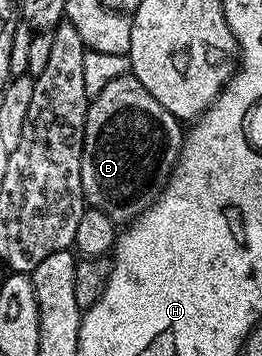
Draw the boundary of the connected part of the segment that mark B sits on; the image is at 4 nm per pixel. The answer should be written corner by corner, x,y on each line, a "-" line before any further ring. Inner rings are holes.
126,74
111,78
97,96
89,101
89,109
85,115
85,137
83,138
83,154
81,155
81,185
88,203
104,212
116,213
116,208
125,208
133,204
137,192
142,188
149,192
160,189
167,180
177,158
180,155
183,128
180,128
178,117
170,114
162,104
155,102
137,79

